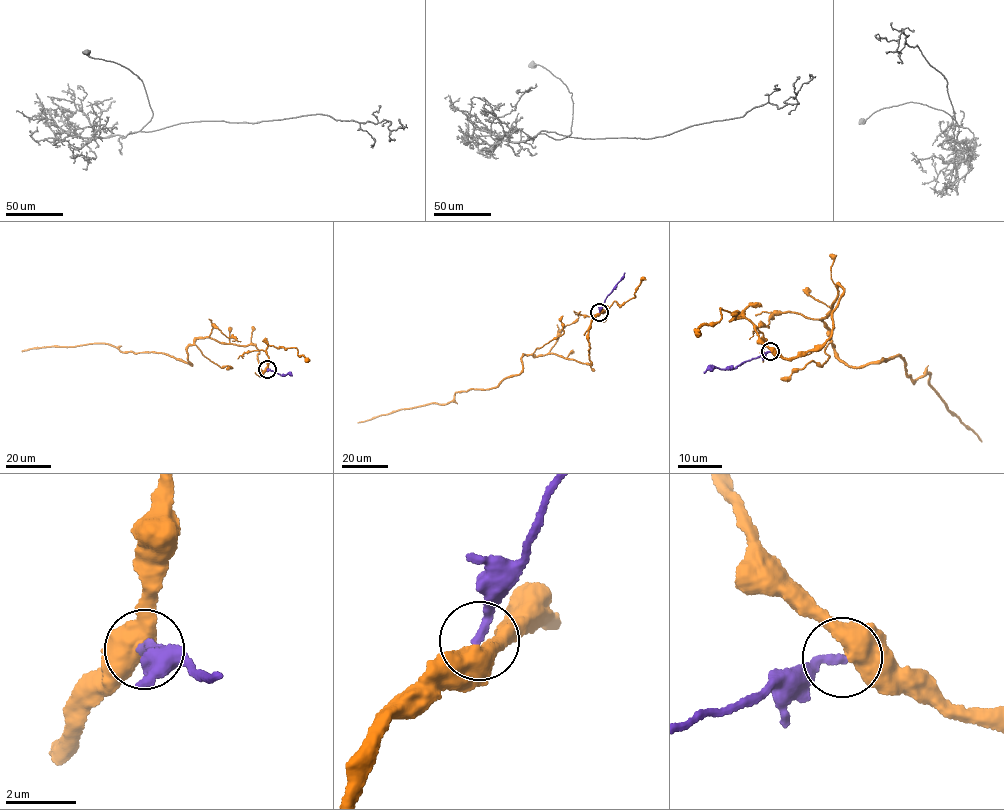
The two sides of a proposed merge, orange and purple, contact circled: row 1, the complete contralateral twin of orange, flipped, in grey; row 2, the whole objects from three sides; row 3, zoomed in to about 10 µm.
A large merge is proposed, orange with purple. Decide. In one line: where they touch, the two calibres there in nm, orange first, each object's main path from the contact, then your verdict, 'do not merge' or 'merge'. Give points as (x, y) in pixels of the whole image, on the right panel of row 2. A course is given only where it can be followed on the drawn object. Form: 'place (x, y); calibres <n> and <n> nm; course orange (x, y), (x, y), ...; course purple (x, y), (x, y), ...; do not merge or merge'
place (770, 351); calibres 440 and 240 nm; course orange (770, 351), (817, 350), (842, 287), (821, 320), (837, 356), (899, 356), (914, 384), (929, 374), (981, 441); course purple (770, 351), (733, 368), (716, 367), (704, 373); merge

